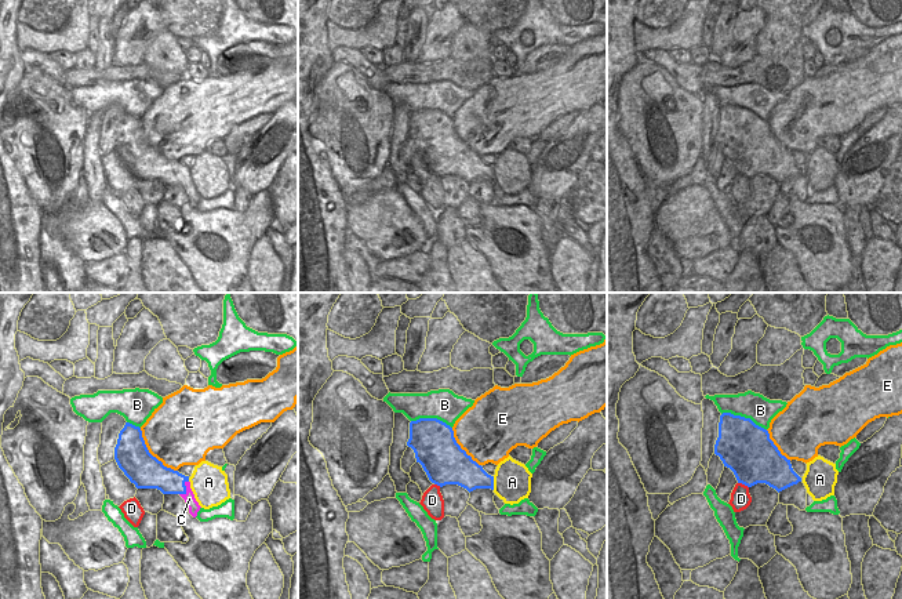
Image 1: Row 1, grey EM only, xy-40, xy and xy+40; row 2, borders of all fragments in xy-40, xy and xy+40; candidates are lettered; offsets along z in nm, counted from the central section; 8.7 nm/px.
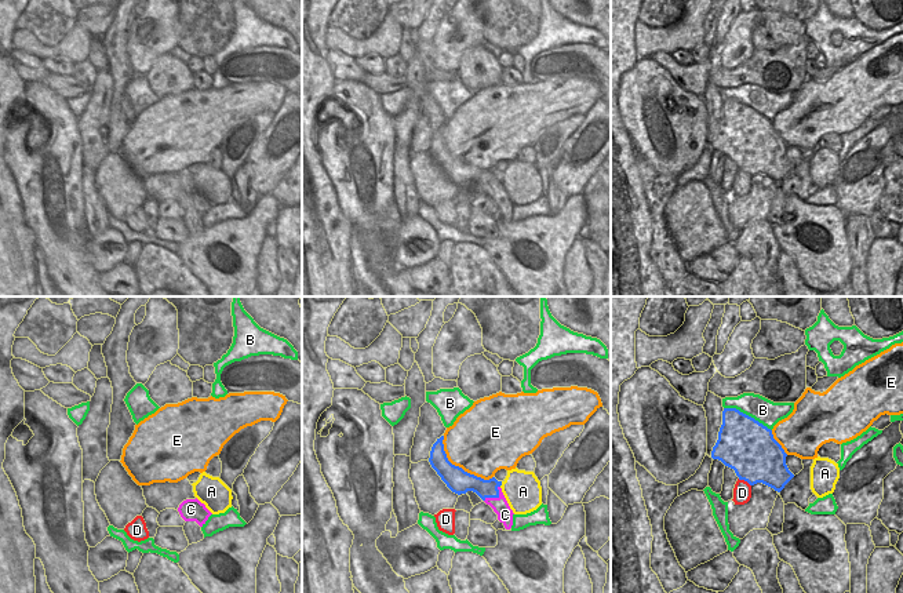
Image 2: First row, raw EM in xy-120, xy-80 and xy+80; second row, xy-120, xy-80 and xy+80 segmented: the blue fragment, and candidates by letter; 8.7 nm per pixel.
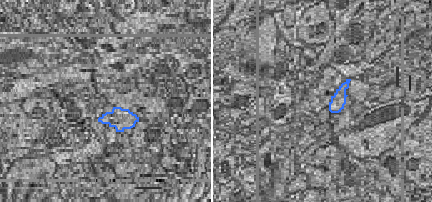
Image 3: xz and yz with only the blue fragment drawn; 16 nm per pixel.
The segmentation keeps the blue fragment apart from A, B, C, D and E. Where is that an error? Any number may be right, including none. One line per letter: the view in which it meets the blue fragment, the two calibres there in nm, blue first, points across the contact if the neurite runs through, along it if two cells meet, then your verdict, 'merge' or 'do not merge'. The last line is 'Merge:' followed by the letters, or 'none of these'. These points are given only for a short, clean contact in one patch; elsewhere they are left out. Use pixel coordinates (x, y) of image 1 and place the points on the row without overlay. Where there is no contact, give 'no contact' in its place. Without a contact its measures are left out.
A: meets blue in xy; 260 nm thick on the blue side, 340 nm on the other; border along xy (493, 167), (494, 180); do not merge
B: meets blue in xy+40; 440 nm thick on the blue side, 240 nm on the other; do not merge
C: meets blue in xy-40; 220 nm thick on the blue side, 100 nm on the other; do not merge
D: meets blue in xy+40; 440 nm thick on the blue side, 170 nm on the other; do not merge
E: meets blue in xy-40; 300 nm thick on the blue side, 480 nm on the other; do not merge
Merge: none of these

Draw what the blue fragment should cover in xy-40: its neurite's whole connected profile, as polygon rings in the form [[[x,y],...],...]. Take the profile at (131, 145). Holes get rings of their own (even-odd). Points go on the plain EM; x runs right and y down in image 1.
[[[126,113],[114,138],[114,150],[137,179],[157,179],[163,185],[186,185],[185,174],[189,173],[189,167],[164,157],[153,148],[139,117]]]

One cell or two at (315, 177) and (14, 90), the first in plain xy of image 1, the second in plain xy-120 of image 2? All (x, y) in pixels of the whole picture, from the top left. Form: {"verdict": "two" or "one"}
{"verdict": "one"}

